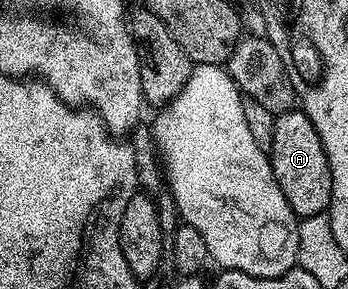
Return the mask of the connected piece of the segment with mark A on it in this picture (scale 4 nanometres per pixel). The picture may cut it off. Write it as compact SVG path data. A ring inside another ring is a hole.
M303 110L282 112L273 122L273 141L268 152L273 177L287 198L287 206L299 218L320 216L329 207L331 198L331 170L323 142L307 114Z

